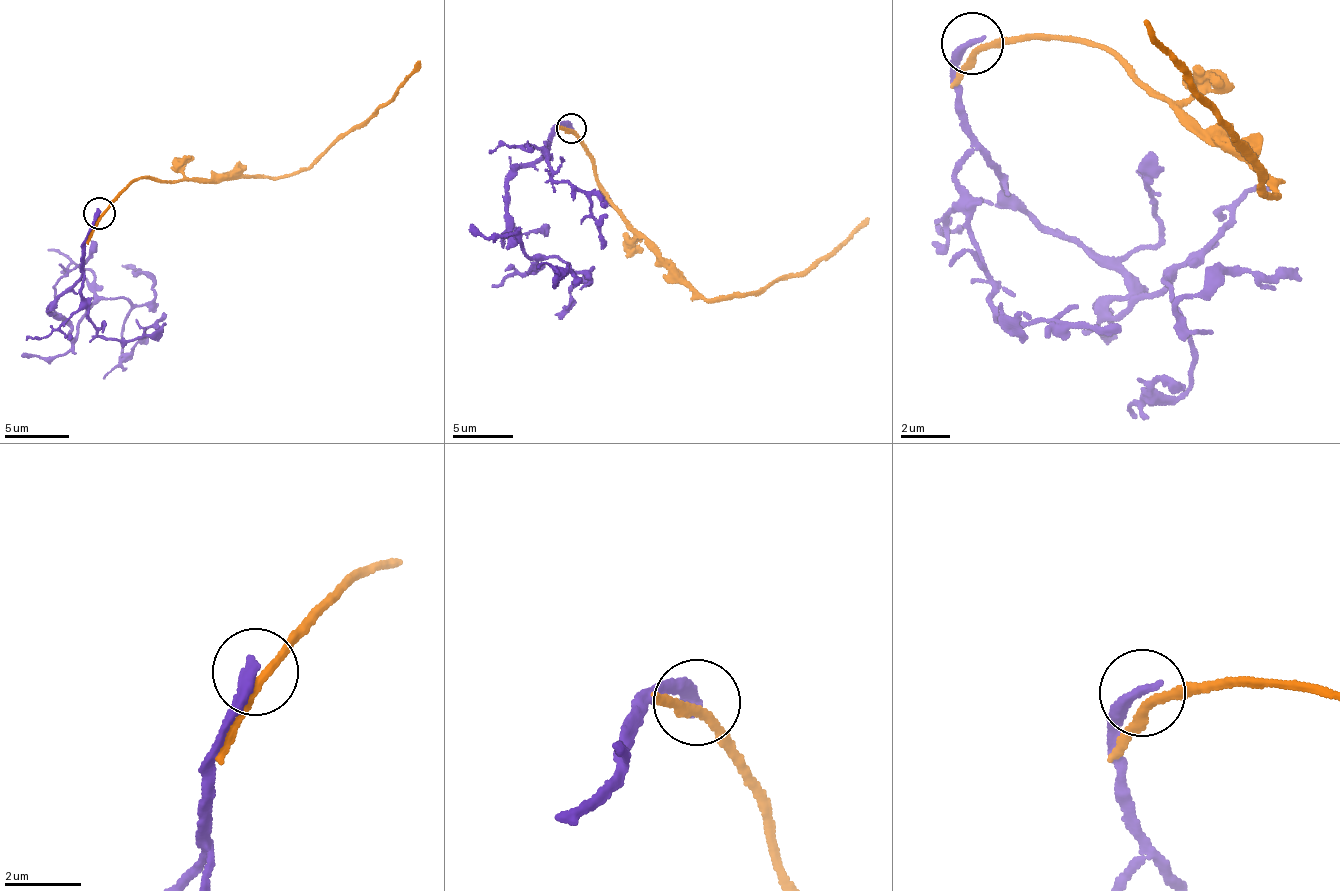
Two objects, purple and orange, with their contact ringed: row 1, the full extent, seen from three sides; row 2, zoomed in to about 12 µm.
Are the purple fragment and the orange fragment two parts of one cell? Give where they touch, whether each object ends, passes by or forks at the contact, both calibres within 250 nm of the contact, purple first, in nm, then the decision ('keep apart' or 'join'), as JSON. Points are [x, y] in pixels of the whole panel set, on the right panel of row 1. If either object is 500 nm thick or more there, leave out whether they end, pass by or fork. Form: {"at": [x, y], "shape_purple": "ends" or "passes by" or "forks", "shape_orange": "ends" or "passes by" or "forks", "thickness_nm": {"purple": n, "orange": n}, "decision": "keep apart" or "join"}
{"at": [972, 43], "shape_purple": "ends", "shape_orange": "passes by", "thickness_nm": {"purple": 340, "orange": 200}, "decision": "keep apart"}

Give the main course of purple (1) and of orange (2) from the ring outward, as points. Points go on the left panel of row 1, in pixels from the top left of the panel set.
1: (98, 213), (82, 271), (52, 314), (74, 326), (103, 299), (139, 306), (152, 298), (146, 274), (126, 269)
2: (98, 216), (133, 179), (210, 180), (242, 173), (271, 177), (302, 172), (377, 107), (421, 60)

